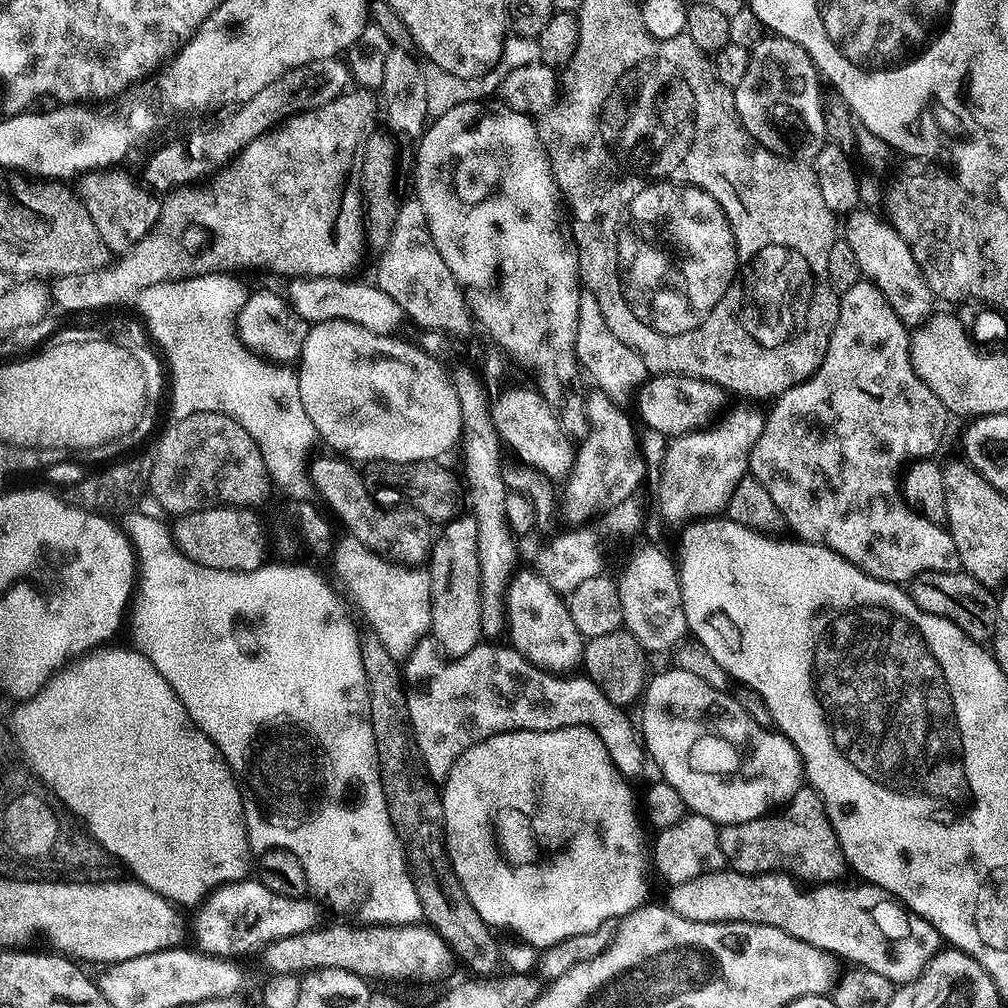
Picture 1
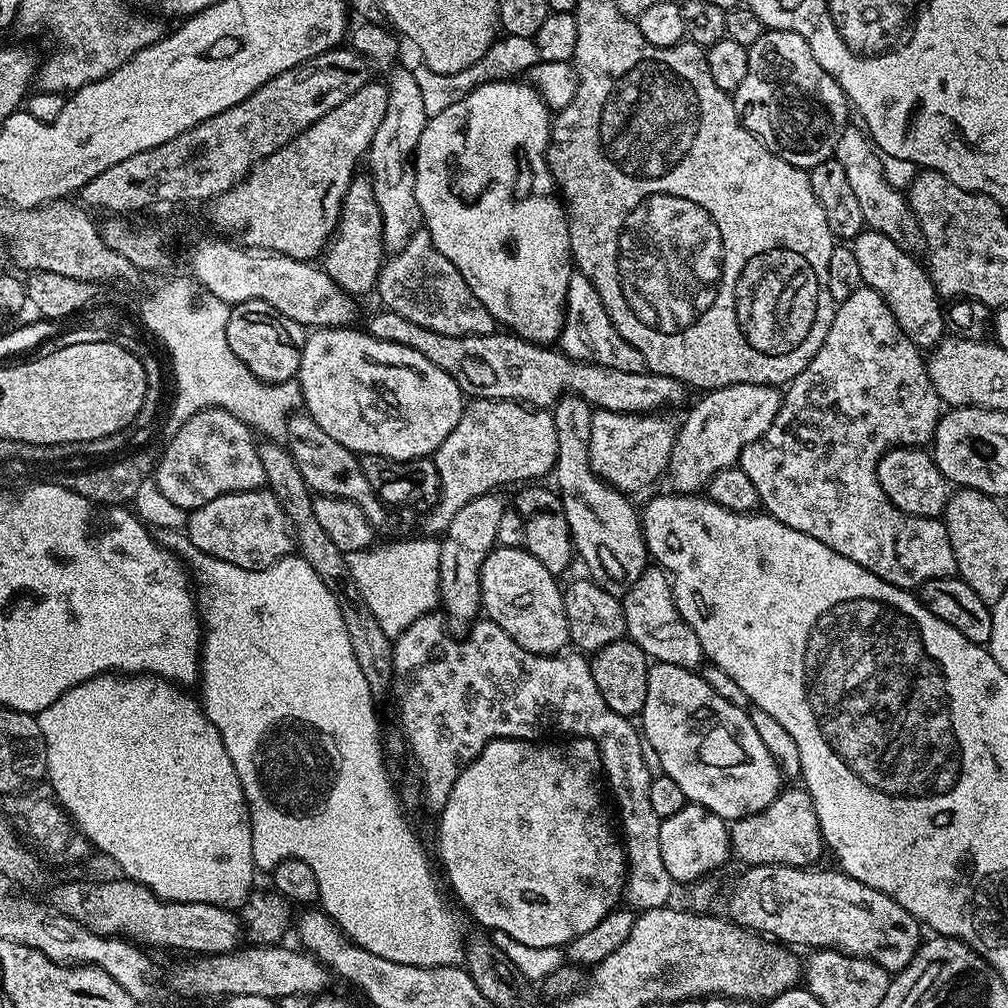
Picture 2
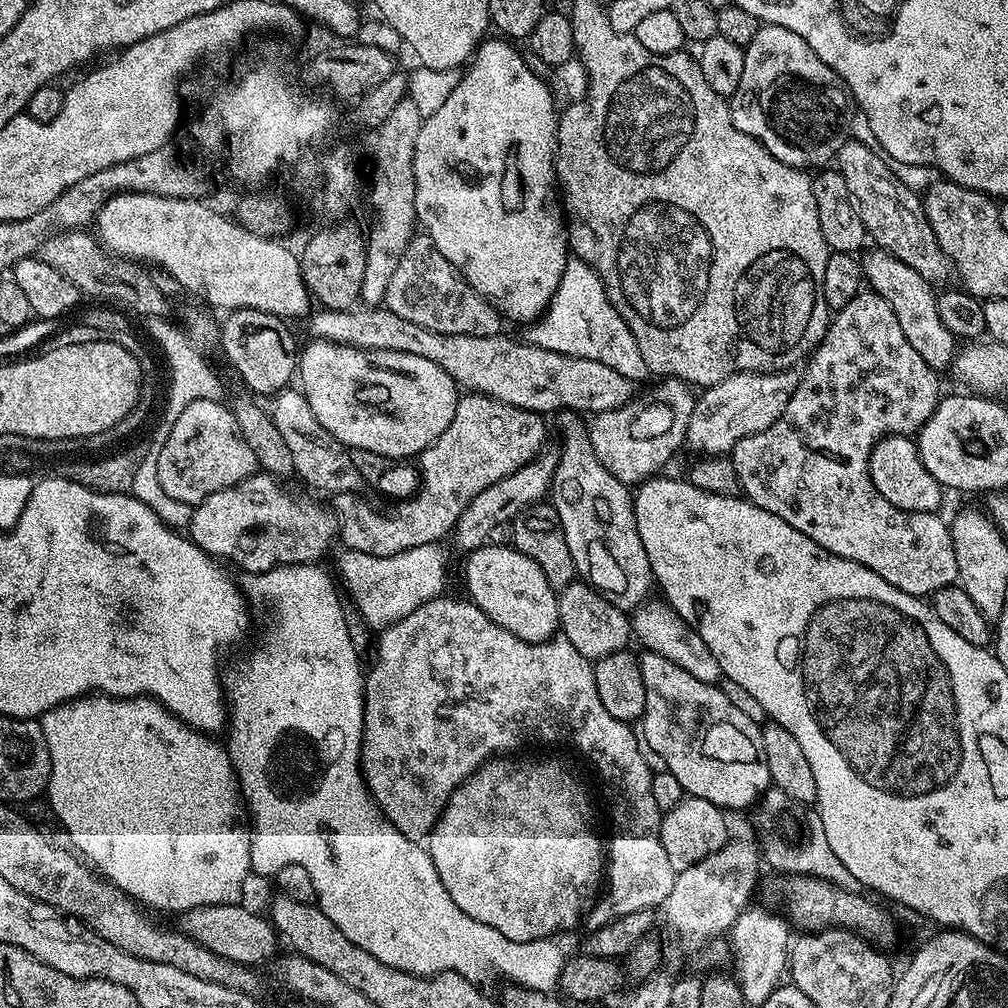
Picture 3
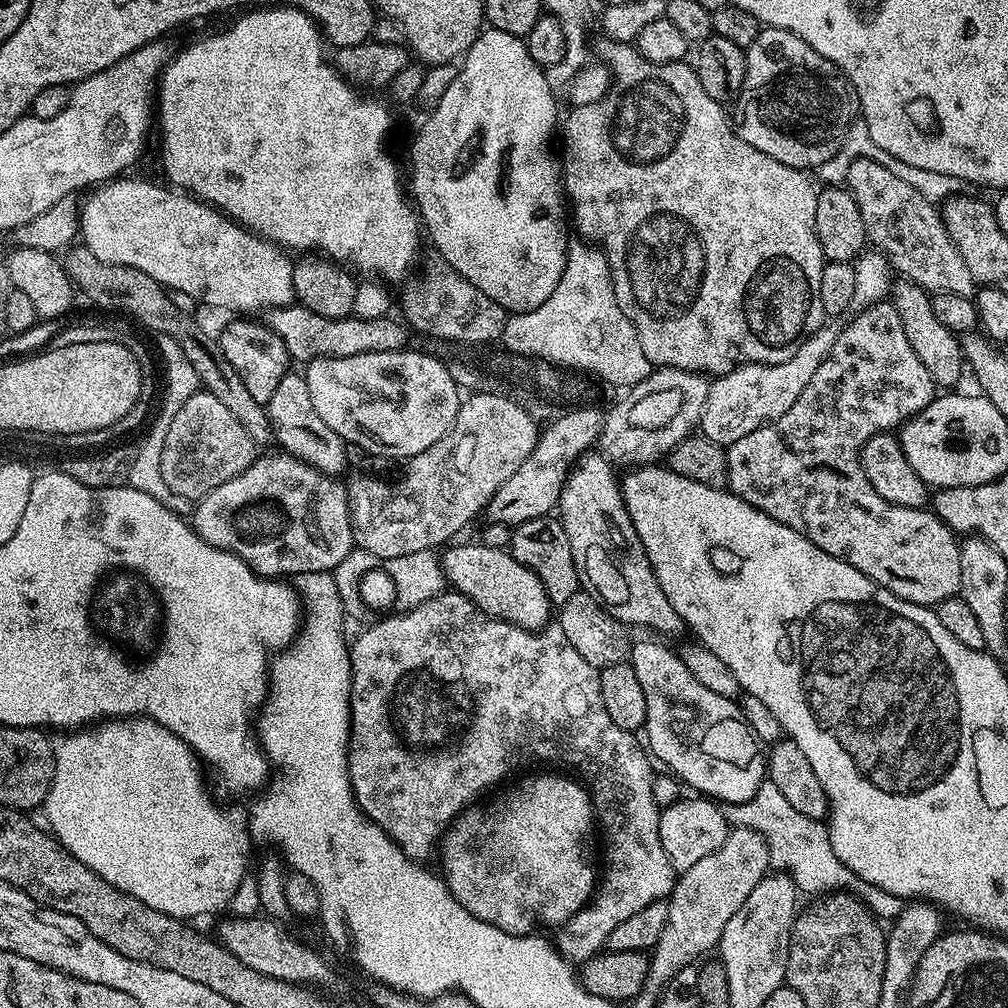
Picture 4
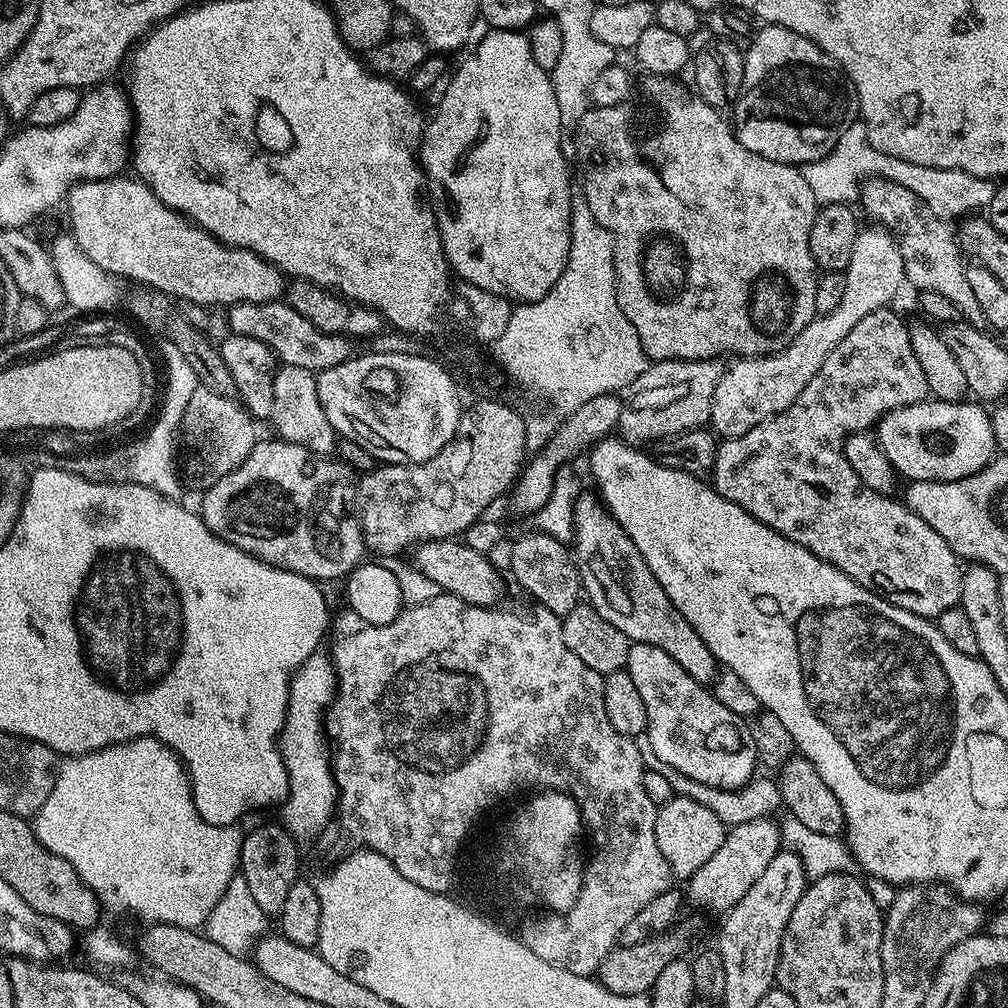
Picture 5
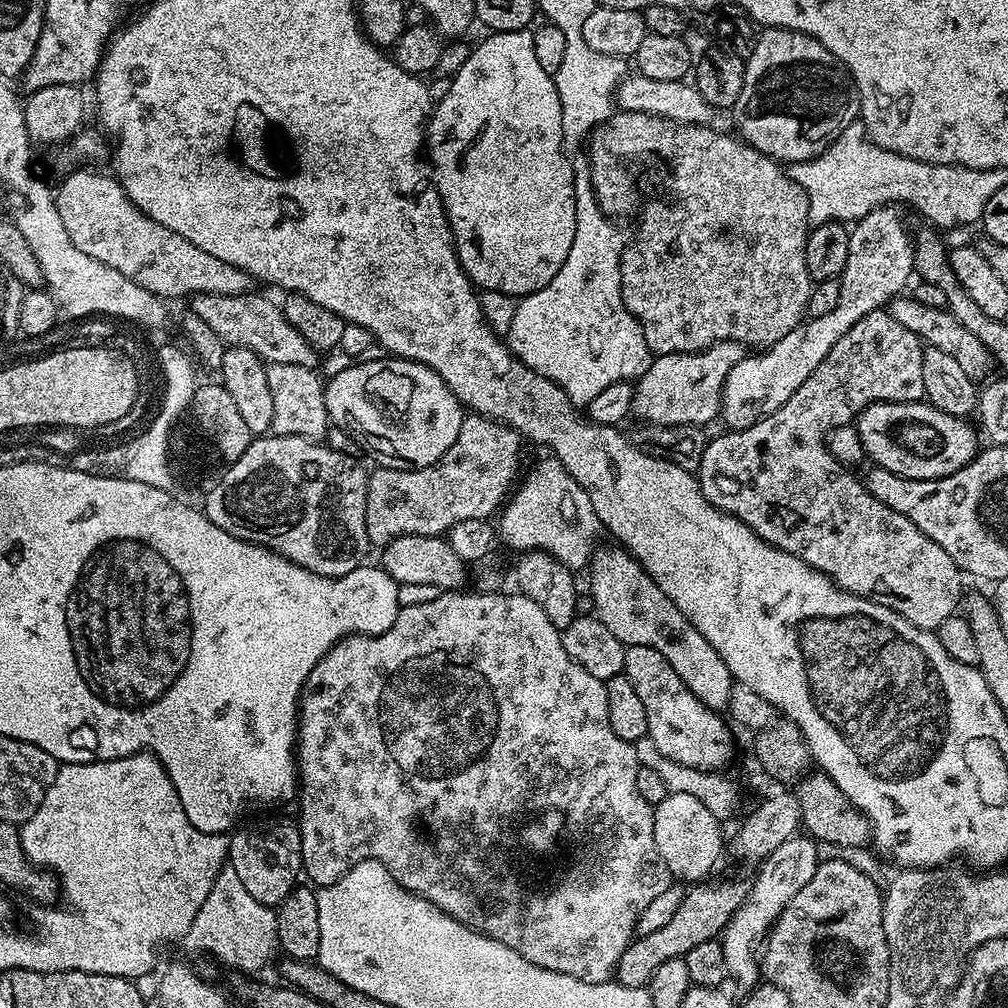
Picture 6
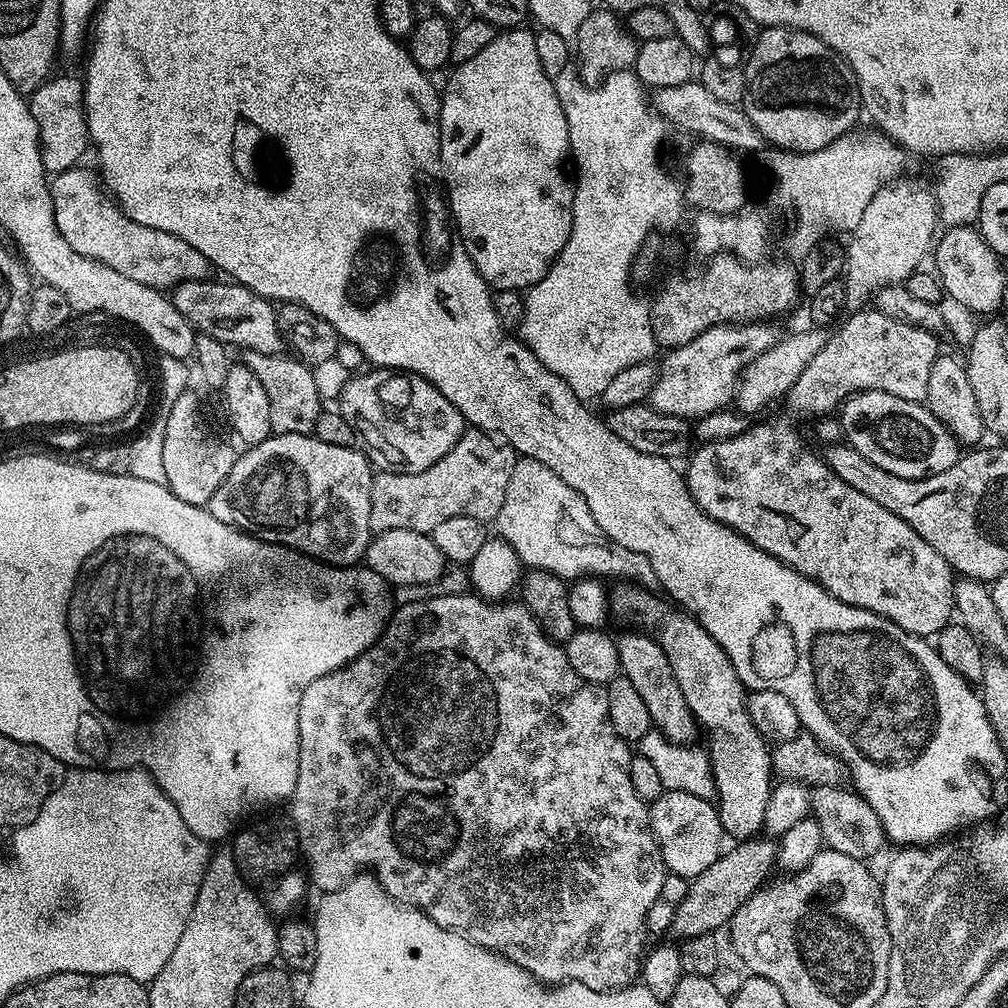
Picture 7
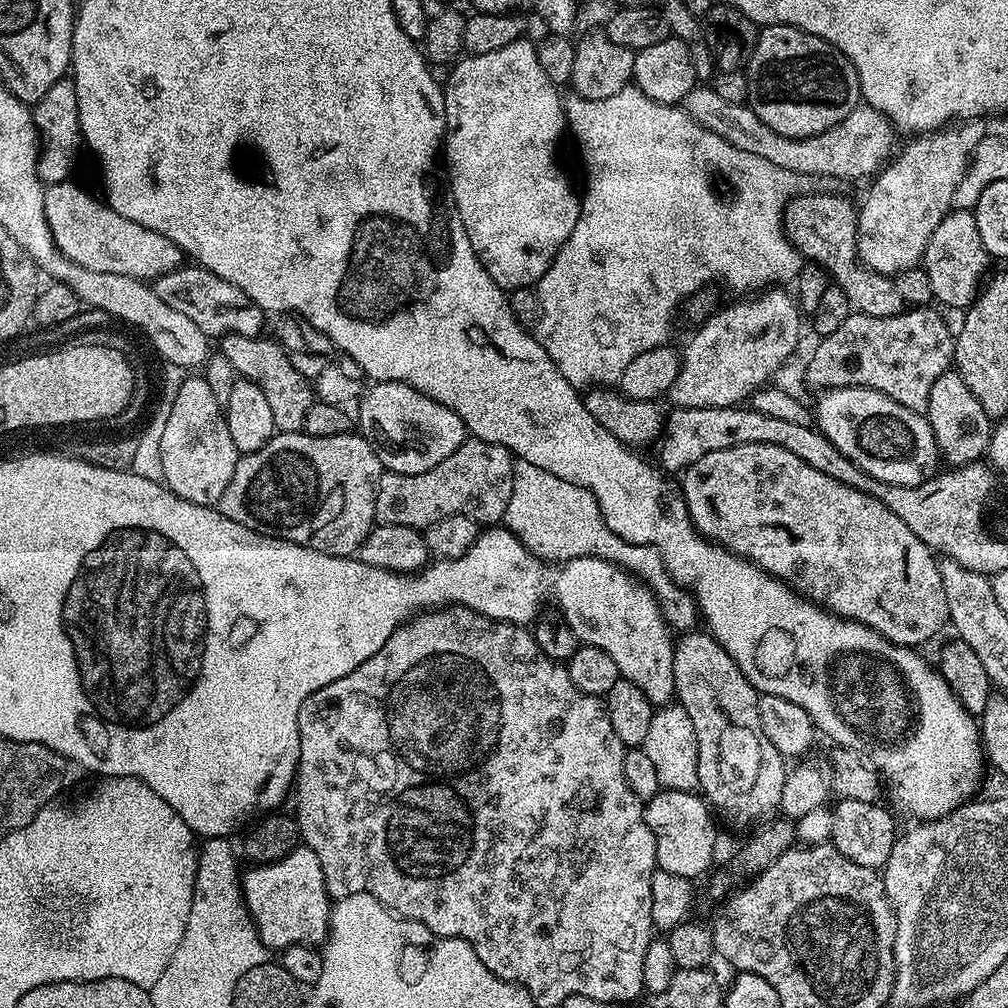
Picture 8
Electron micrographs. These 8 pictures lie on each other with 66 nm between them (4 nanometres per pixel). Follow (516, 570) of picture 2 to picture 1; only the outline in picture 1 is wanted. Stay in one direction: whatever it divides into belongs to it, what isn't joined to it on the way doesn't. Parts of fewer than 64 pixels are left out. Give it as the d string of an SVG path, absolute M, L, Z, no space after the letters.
M517 571L508 581L504 594L507 639L511 647L519 650L534 666L557 674L571 673L575 669L572 667L581 663L585 637L580 635L578 626L574 626L565 597L545 584L535 571L527 571Z

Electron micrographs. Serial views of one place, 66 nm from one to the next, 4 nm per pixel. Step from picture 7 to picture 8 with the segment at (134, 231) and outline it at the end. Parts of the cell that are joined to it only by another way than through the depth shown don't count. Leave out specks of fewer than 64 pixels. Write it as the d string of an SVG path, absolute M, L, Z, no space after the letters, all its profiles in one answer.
M71 179L61 184L49 184L44 190L44 206L46 222L50 226L50 234L58 246L58 250L70 262L82 266L86 270L98 270L106 274L122 274L135 280L155 282L162 274L170 274L170 270L181 267L186 257L170 238L158 234L154 230L146 230L146 226L138 226L138 222L130 222L130 218L122 218L99 195L91 196L80 184Z

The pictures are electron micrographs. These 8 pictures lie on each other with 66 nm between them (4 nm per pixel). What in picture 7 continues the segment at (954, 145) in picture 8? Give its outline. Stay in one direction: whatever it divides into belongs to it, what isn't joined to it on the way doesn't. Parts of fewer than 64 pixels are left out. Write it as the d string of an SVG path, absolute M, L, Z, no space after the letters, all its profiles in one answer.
M901 178L893 180L891 184L884 184L878 190L878 194L866 206L862 218L856 229L850 233L848 248L846 247L846 271L843 273L844 289L846 290L845 309L860 310L864 304L873 299L876 293L884 287L903 284L921 267L924 255L929 255L934 244L934 237L938 229L938 209L936 206L936 193L931 187L928 188L920 180L908 180Z

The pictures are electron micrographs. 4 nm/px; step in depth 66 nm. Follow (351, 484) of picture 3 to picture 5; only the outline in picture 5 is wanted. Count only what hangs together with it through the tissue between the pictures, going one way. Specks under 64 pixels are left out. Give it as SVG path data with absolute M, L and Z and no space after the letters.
M285 364L277 367L273 378L274 406L270 424L279 439L320 456L332 456L338 448L338 437L334 426L330 426L330 418L326 418L326 410L322 410L322 402L318 402L317 379L317 373L302 370L302 366Z

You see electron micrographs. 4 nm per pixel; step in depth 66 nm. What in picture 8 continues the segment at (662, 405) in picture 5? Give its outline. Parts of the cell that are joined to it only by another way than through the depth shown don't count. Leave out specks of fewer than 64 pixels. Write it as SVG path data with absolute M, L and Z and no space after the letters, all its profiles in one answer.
M780 286L769 287L767 290L761 291L759 294L756 294L756 295L761 294L761 296L756 296L753 298L753 300L744 300L741 302L741 304L732 304L729 306L729 308L724 308L721 310L721 312L714 313L713 316L710 317L709 320L706 321L705 324L702 325L701 328L698 329L697 332L693 334L692 341L690 341L689 344L685 346L685 348L682 348L682 359L680 362L680 369L678 370L678 378L674 378L674 386L672 387L672 391L670 393L670 399L673 400L671 403L675 405L675 407L678 407L678 408L717 408L718 406L740 406L740 405L743 405L745 401L747 401L753 394L755 394L758 389L765 387L765 385L767 385L769 381L771 381L768 379L770 379L771 376L774 375L775 372L778 371L779 368L782 367L783 364L786 363L787 360L791 358L792 351L794 351L795 348L798 347L800 344L800 318L802 319L802 311L800 309L800 306L797 303L797 297L793 295L791 291L788 291L789 293L783 292L782 289L783 287L780 287Z

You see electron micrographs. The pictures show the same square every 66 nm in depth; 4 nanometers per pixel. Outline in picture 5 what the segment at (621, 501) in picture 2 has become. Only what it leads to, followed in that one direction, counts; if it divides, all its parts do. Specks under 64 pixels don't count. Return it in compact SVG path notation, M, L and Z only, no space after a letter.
M596 498L584 499L577 499L575 506L574 557L579 565L580 583L587 603L598 610L610 626L622 630L631 643L649 644L658 646L658 650L666 650L666 654L670 654L670 658L674 658L674 662L678 662L694 682L711 685L718 676L718 662L706 642L698 638L698 630L694 630L694 626L678 614L674 602L666 598L666 590L662 590L658 578L650 574L646 558L638 554L638 546L607 512L603 503Z

